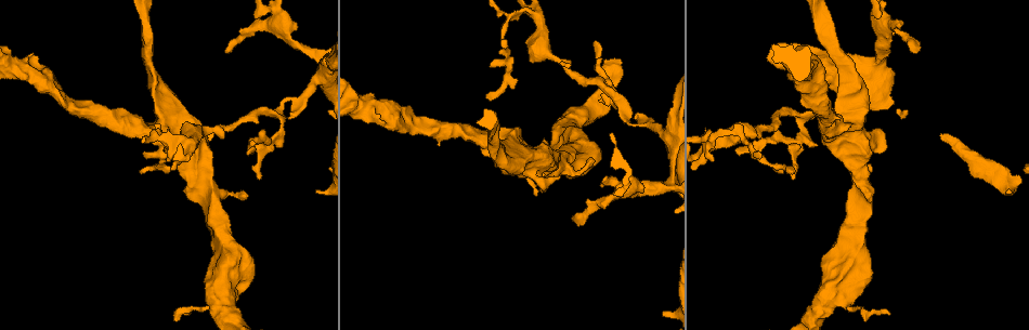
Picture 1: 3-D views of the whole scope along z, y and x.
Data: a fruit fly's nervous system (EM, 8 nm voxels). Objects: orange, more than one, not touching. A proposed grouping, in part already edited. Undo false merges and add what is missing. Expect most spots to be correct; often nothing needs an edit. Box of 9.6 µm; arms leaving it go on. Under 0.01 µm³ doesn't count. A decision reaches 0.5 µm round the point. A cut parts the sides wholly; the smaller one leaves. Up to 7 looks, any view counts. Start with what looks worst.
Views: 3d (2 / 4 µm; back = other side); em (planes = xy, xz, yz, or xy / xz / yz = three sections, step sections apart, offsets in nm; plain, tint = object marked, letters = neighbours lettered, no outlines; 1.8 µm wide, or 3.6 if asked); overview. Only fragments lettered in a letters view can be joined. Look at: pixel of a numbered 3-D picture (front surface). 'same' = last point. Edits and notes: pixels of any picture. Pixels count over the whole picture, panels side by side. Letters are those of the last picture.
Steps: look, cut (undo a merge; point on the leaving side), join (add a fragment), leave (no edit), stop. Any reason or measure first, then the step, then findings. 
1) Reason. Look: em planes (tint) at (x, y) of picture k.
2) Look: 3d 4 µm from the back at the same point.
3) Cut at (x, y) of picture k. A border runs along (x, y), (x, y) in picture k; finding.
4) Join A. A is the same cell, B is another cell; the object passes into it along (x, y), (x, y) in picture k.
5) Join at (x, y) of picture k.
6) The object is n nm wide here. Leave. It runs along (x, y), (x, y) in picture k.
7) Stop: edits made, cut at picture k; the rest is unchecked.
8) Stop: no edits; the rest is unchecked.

Look: 3d 4 µm at (317, 192) of picture 1.

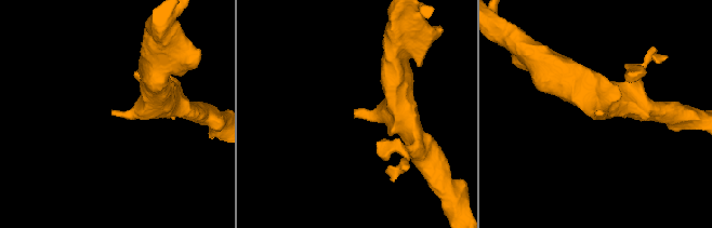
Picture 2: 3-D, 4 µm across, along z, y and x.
Look: em xz step 8 (letters) at (111, 112) of picture 2.

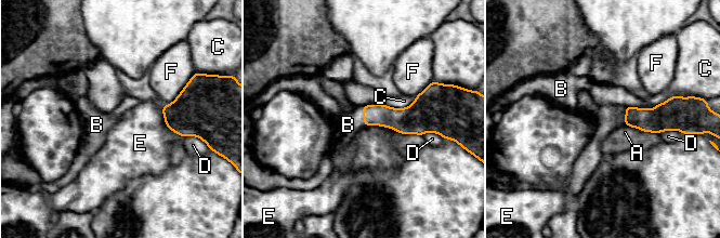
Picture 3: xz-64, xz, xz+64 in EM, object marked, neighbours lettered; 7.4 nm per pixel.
Look: em xy step 4 (letters) at the same point.

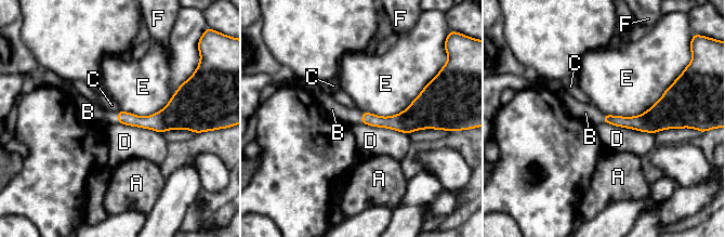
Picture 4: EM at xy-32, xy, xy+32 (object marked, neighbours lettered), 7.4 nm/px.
Join B. B is the same cell, A, C, D, E and F are other cells; the object passes into it along (150, 121), (118, 117), (88, 112) in picture 4; it goes on there.

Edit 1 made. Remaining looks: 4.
Calibre changes. Look: em planes (letters) at (806, 116) of picture 1.

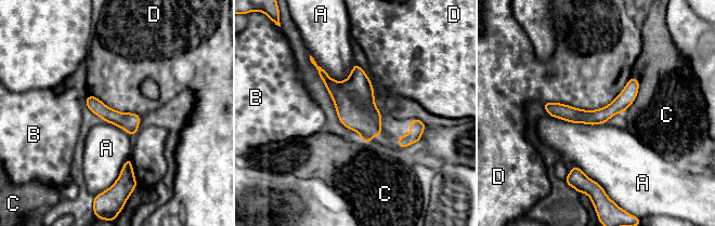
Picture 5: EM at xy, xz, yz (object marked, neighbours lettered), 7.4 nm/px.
The object is 110 nm wide here. Leave. A, B, C and D are other cells; a border runs along (631, 78), (607, 105), (588, 109) in picture 5; one neuron here.

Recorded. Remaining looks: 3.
Branch stops here. Look: em 3.6 µm planes (plain) at (915, 50) of picture 1.

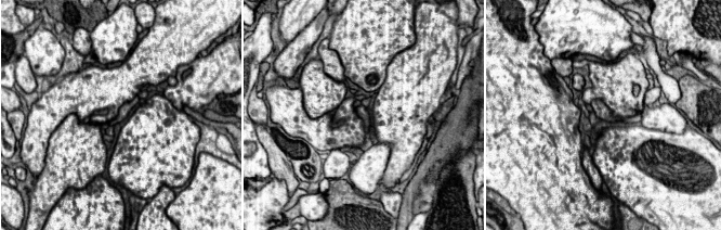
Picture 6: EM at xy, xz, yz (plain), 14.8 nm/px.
See the neighbours. Look: em 3.6 µm planes (letters) at the same point.

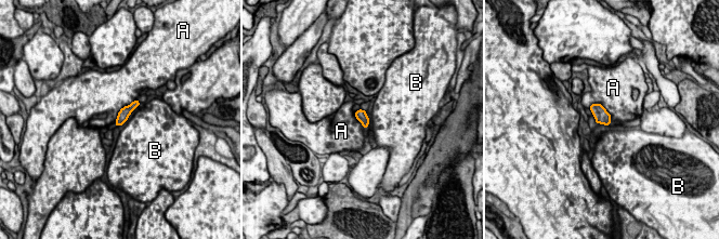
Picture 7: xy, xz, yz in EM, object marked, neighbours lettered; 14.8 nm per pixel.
The longest contact is with A, 480 nm. Leave. A and B are other cells; a border runs along (136, 98), (120, 109), (115, 121) in picture 7; no lettered fragment goes on from it.

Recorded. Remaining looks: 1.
Stop: edits made, join at picture 4; the rest is unchecked.

